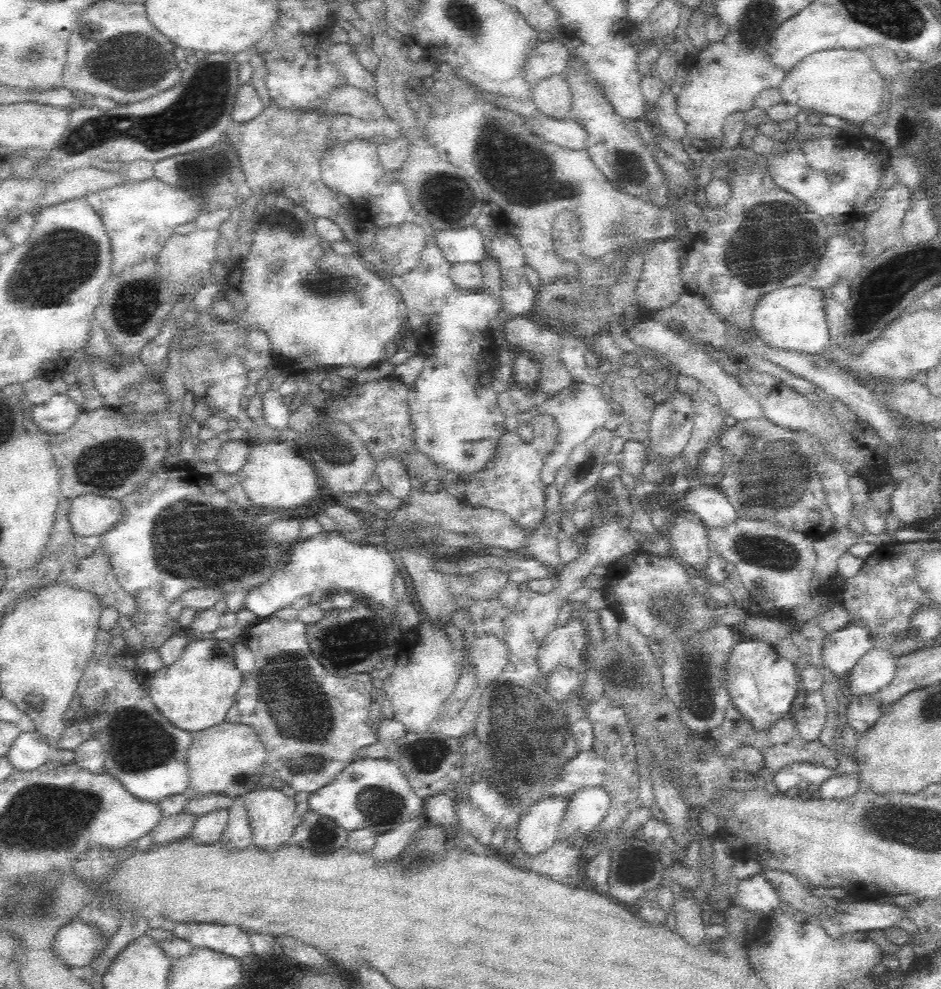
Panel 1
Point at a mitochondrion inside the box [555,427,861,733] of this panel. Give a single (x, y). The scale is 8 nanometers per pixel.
(772, 477)

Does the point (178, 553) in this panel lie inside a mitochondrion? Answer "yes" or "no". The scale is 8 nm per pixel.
yes

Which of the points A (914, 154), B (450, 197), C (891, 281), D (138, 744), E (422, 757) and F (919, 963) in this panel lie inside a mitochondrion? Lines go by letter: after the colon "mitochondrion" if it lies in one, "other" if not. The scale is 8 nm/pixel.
A: other
B: mitochondrion
C: mitochondrion
D: mitochondrion
E: mitochondrion
F: other

